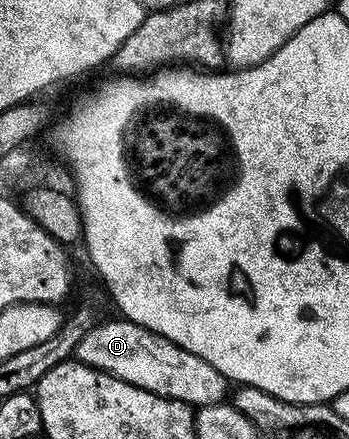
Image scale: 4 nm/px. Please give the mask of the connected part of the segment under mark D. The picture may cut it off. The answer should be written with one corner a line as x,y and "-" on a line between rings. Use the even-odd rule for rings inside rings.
124,317
116,318
95,324
76,345
74,358
83,365
113,374
163,398
185,402
195,409
218,405
226,398
225,389
229,387
229,382
211,364
185,351
172,340
165,339
160,333
149,331

